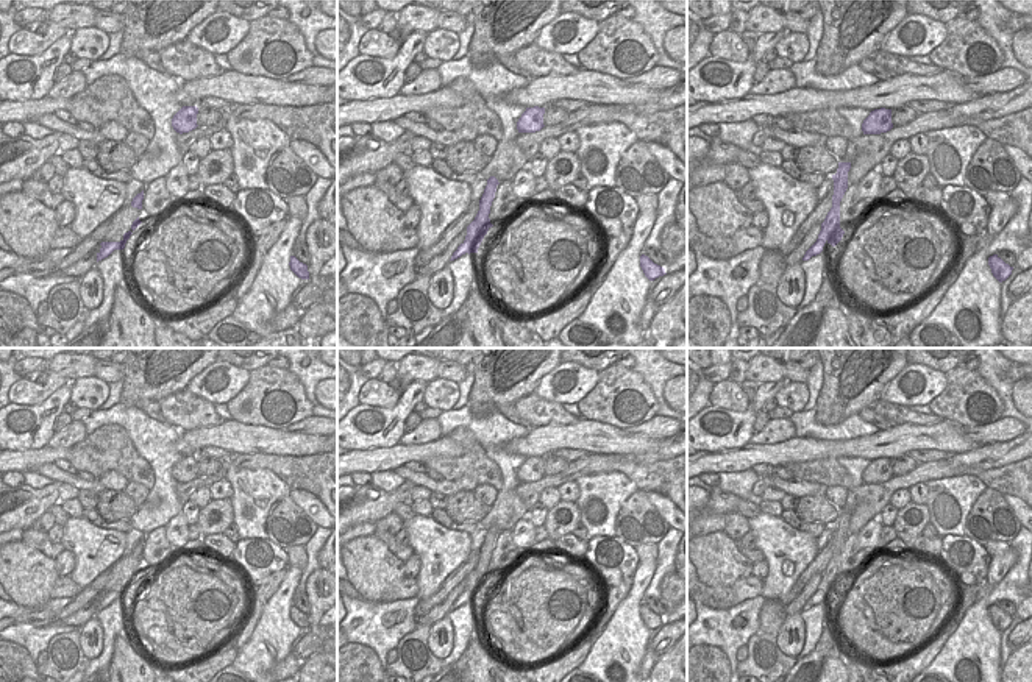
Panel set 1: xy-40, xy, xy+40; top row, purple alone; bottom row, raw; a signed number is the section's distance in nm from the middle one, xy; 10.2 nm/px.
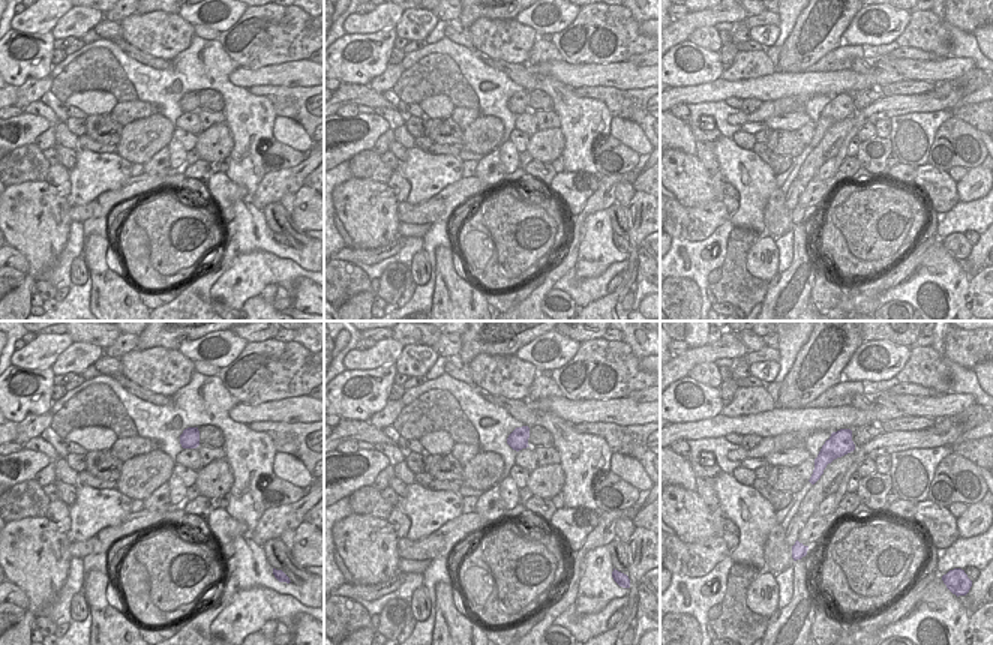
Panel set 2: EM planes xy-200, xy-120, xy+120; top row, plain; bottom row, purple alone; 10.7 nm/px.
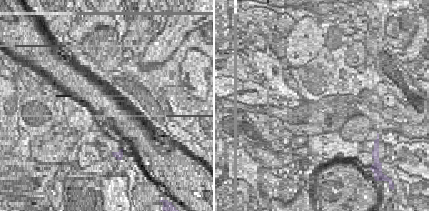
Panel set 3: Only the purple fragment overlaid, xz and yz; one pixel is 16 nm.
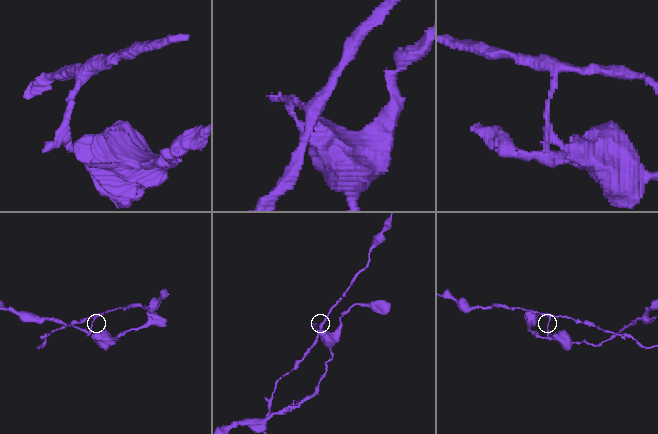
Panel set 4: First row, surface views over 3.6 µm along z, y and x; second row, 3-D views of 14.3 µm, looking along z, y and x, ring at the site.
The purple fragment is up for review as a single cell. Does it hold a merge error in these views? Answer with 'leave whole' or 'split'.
split

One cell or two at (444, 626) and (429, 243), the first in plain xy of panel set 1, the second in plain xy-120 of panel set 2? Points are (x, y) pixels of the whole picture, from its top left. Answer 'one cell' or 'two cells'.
two cells

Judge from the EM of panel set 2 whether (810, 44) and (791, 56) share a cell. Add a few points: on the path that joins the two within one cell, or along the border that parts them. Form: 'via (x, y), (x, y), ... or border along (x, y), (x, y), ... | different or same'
via (806, 45), (795, 56) | same

